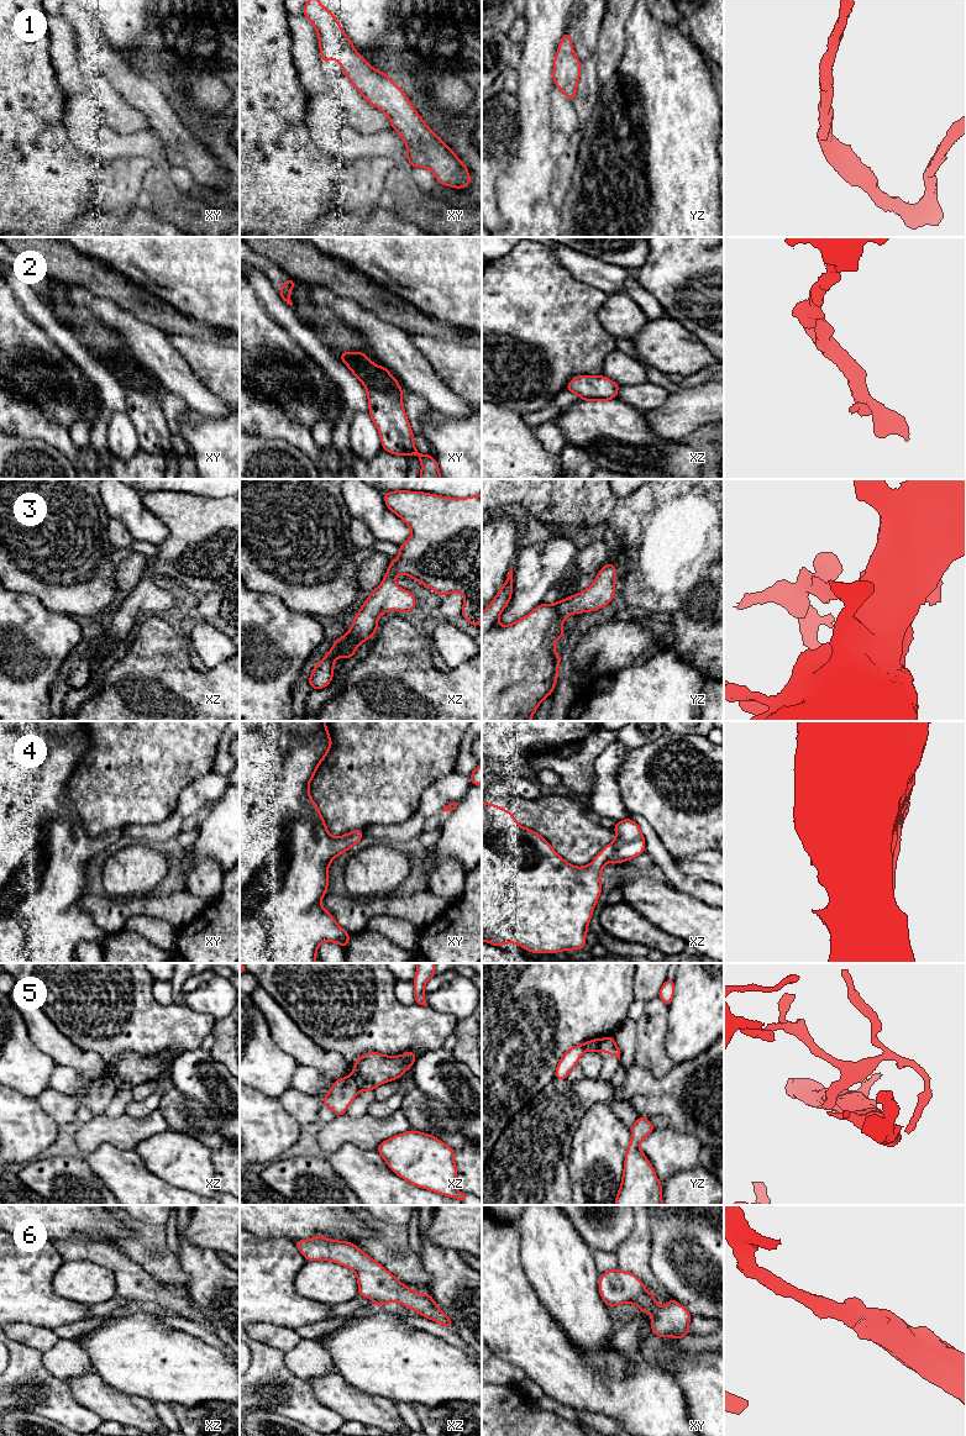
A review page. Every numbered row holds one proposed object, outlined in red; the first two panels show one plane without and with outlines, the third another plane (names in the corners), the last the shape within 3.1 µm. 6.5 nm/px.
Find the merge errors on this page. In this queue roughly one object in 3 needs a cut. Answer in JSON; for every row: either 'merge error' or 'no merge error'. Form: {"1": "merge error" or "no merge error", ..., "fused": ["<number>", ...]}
{"1": "no merge error", "2": "merge error", "3": "no merge error", "4": "no merge error", "5": "merge error", "6": "no merge error", "fused": ["2", "5"]}

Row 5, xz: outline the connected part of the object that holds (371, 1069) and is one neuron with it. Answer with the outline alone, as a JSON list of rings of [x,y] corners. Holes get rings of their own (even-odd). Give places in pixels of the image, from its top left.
[[[414,1051],[400,1056],[384,1056],[368,1052],[357,1058],[351,1077],[363,1092],[372,1092],[378,1085],[404,1075],[416,1059]]]

